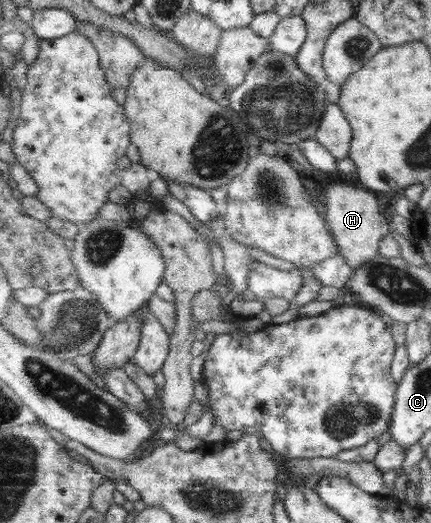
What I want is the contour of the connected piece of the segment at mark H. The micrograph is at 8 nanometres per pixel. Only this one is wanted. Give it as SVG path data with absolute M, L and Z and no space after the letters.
M332 182L323 197L324 218L338 254L352 269L372 260L377 255L378 243L389 234L388 223L382 214L375 193L354 185Z

